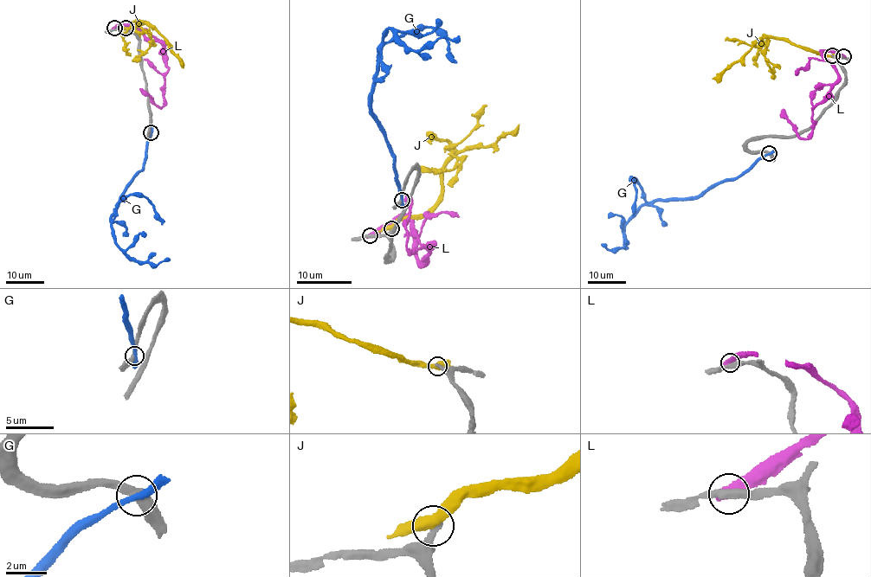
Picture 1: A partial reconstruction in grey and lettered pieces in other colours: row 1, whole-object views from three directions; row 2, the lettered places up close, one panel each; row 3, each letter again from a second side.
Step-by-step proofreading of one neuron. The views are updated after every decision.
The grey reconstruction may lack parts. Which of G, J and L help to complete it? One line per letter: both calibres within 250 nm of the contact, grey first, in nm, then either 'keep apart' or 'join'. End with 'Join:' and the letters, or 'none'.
G: 400 nm thick on the grey side, 280 nm on the other; keep apart
J: 340 nm thick on the grey side, 440 nm on the other; keep apart
L: 400 nm thick on the grey side, 500 nm on the other; keep apart
Join: none

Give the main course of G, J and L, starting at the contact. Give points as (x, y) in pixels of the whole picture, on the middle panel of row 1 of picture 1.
G: (402, 200), (395, 161), (372, 112), (381, 38), (390, 28), (406, 48), (422, 50), (443, 37), (460, 36)
J: (391, 228), (401, 221), (418, 217), (435, 204), (441, 194), (442, 166), (459, 153), (493, 146), (519, 125)
L: (370, 235), (399, 216), (407, 217), (422, 264), (427, 249), (409, 253), (406, 248), (410, 206), (406, 194)

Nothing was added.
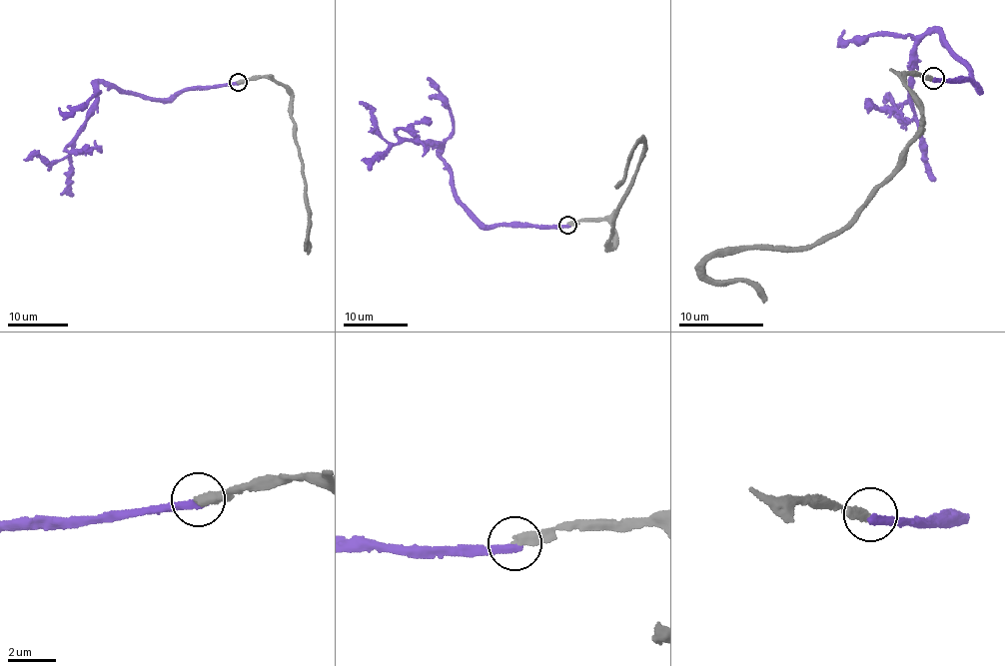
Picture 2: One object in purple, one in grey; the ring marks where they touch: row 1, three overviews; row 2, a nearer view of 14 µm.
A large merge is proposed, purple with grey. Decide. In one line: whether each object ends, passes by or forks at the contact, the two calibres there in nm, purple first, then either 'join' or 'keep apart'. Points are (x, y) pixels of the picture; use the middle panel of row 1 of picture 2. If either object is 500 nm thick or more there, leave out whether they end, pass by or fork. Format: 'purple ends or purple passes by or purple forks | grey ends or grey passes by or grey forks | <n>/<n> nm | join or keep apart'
purple ends | grey ends | 360/400 nm | keep apart

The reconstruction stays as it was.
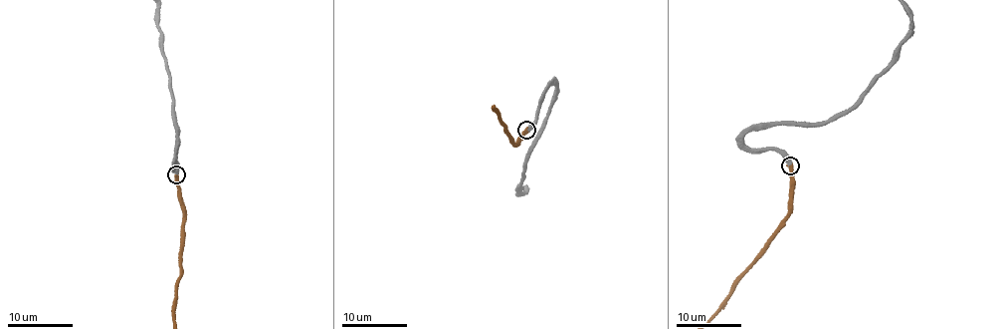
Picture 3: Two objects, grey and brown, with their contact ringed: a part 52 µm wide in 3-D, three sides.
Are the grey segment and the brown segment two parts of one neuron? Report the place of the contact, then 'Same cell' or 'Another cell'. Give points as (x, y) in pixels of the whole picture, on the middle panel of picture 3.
Place: (526, 130). Same cell

